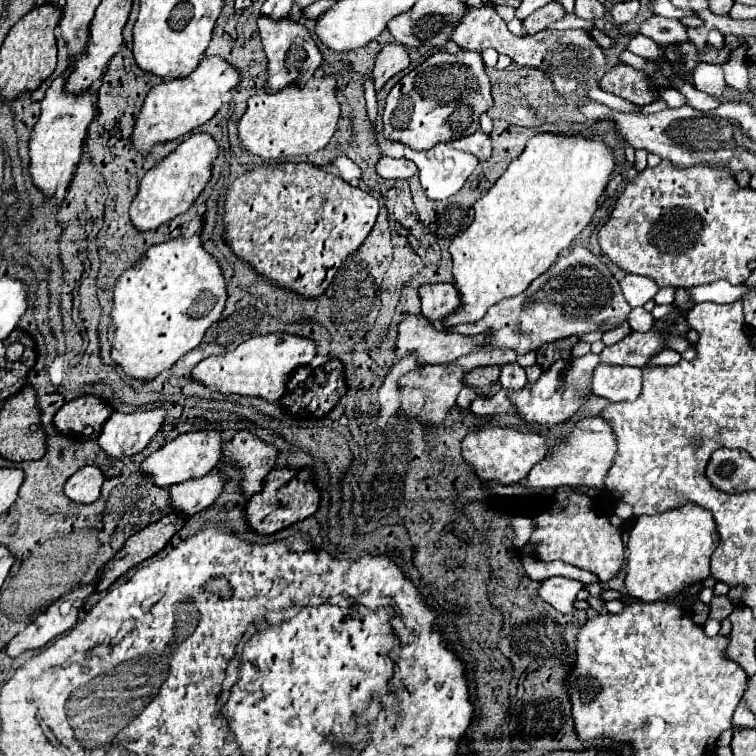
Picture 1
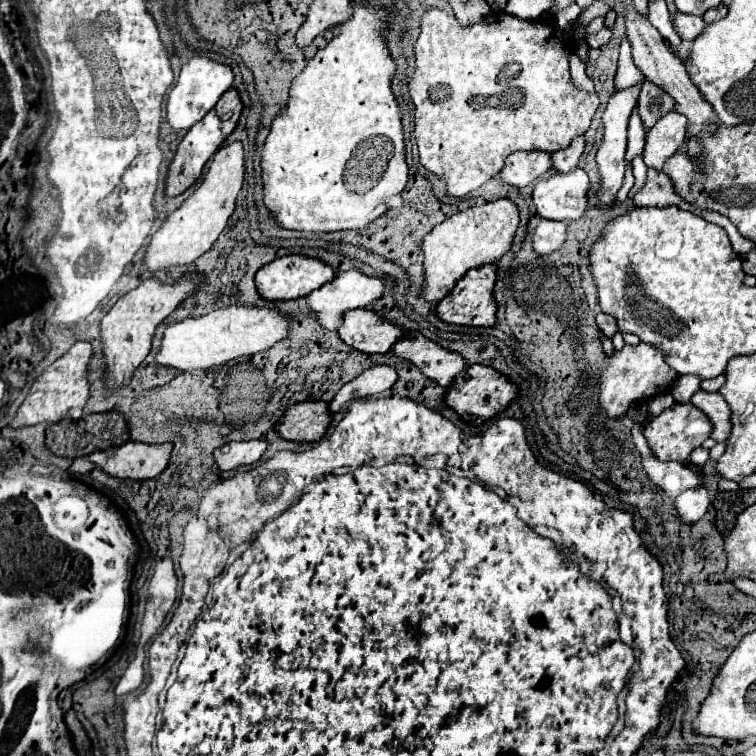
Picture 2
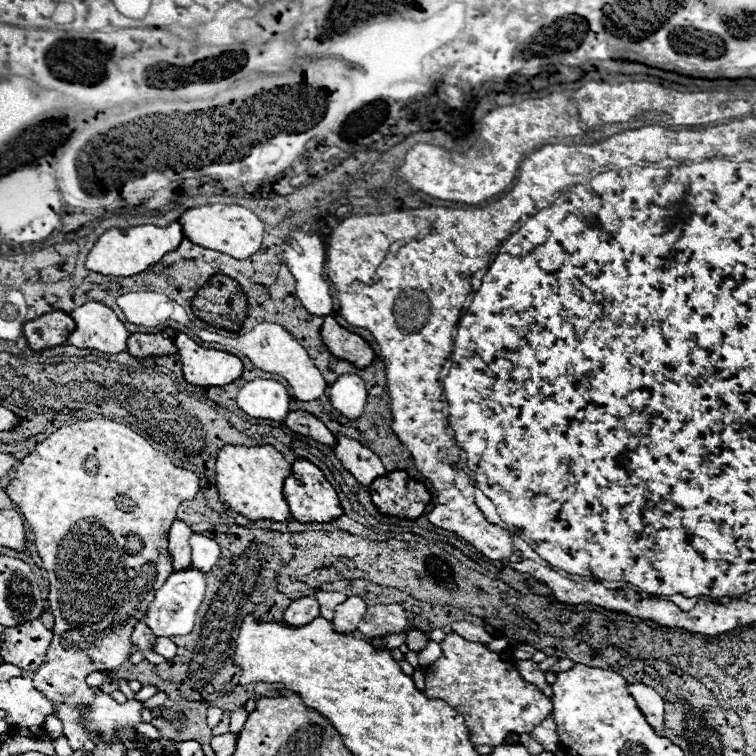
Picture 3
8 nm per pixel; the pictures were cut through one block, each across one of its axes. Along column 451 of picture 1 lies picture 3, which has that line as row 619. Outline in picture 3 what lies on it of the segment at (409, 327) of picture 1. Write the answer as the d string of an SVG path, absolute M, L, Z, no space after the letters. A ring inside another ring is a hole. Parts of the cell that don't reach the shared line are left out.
M350 596L344 604L336 606L336 614L334 614L334 630L340 634L350 634L358 628L362 616L366 612L366 604L360 596Z

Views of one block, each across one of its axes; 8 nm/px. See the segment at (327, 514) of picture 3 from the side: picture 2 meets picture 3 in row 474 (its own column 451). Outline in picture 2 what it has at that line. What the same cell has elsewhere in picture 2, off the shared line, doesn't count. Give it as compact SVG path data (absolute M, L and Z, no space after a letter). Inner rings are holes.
M494 264L472 268L470 272L464 274L464 278L458 280L458 284L448 292L448 296L438 302L436 316L446 324L476 326L476 328L494 326L494 322L496 322L496 302L492 296L494 278L496 278L496 266Z

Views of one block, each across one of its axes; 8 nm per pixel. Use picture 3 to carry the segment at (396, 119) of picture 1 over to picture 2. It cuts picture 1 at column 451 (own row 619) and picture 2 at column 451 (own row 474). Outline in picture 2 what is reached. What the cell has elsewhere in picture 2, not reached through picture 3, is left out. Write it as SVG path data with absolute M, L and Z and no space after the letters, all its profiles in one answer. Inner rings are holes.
M428 8L420 20L420 34L414 42L414 58L416 58L416 70L414 76L408 82L408 94L414 104L414 138L420 148L420 164L436 174L440 180L444 180L446 194L454 198L462 198L470 194L472 190L480 188L486 180L500 174L504 160L508 154L516 150L542 150L542 152L556 152L562 148L568 148L570 142L576 136L582 136L590 128L590 120L598 108L598 94L596 92L582 92L574 88L570 80L570 68L568 68L568 54L572 52L572 38L568 32L560 30L556 24L552 24L552 18L538 18L538 20L520 20L510 14L488 14L480 22L472 26L462 26L456 16L446 14L438 8Z

